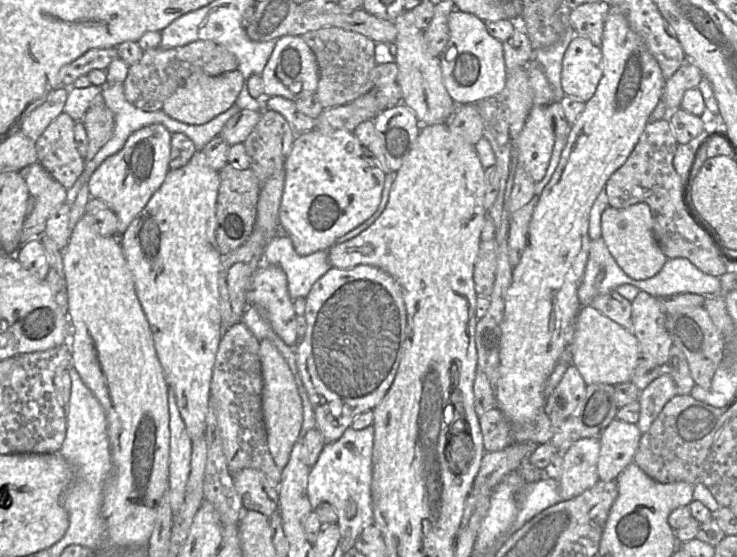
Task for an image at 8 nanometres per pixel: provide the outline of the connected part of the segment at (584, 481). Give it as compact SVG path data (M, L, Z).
M599 438L580 439L562 453L562 473L558 479L562 501L571 500L596 485L599 454Z

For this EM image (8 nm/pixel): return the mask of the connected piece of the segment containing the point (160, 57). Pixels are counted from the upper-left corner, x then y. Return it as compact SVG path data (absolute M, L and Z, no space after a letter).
M198 40L187 45L164 50L145 50L139 62L131 65L123 83L126 100L138 109L154 112L194 73L219 76L238 68L238 60L224 46L211 40Z

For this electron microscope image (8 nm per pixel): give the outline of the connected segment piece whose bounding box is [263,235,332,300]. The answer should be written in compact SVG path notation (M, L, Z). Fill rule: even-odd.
M273 236L266 244L263 264L280 267L287 277L287 289L292 300L306 298L313 284L332 268L328 250L309 255L296 253L289 236Z

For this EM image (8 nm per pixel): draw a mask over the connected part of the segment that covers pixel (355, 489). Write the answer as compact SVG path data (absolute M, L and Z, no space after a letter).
M373 424L354 430L351 426L335 442L326 443L318 457L317 462L311 467L308 475L308 499L312 510L322 502L327 502L344 510L348 499L356 503L365 503L367 512L372 513L372 454L374 444Z

